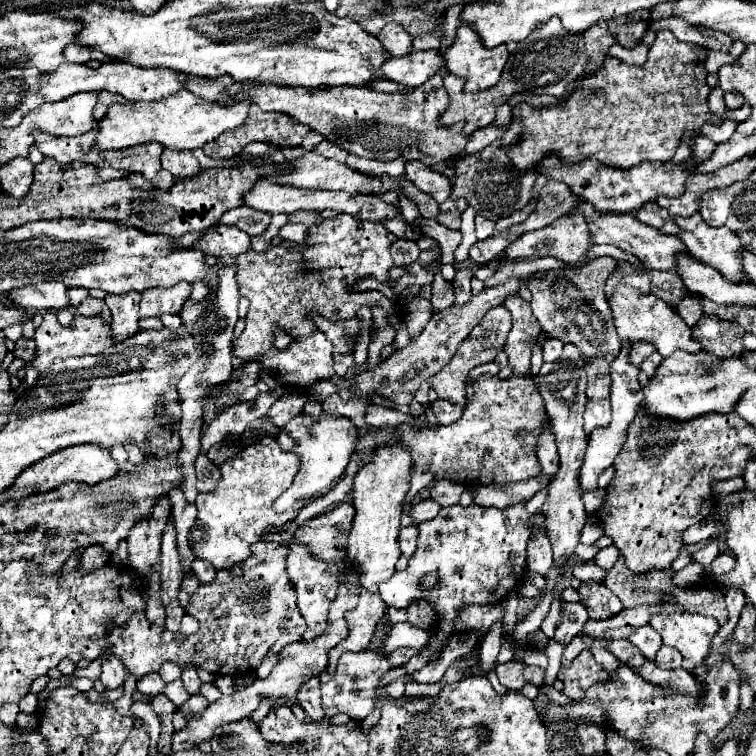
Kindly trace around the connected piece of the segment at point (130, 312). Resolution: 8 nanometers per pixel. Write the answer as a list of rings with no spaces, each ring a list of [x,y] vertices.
[[[128,292],[124,296],[108,294],[104,302],[112,310],[112,332],[116,342],[134,336],[138,332],[138,320],[140,320],[138,314],[140,294],[138,292]]]

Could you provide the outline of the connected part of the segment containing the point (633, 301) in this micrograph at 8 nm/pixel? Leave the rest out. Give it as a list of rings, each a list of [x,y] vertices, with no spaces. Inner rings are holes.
[[[618,284],[614,288],[614,294],[608,298],[610,302],[610,314],[616,326],[616,332],[620,338],[628,338],[628,340],[638,340],[638,342],[650,342],[656,346],[656,350],[662,356],[668,356],[676,350],[684,350],[684,352],[700,352],[700,342],[694,342],[690,336],[690,328],[686,326],[686,322],[676,314],[674,308],[670,308],[664,300],[656,298],[654,294],[640,294],[638,288],[626,286],[626,284]]]

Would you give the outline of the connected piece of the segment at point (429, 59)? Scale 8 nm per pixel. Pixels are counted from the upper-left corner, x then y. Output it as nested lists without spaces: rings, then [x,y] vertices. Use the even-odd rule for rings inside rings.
[[[420,50],[402,58],[390,58],[380,68],[386,80],[406,86],[422,86],[428,78],[444,68],[444,58],[438,50]]]

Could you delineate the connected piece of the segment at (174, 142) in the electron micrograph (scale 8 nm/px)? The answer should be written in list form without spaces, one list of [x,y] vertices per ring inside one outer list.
[[[180,90],[158,102],[132,102],[112,104],[108,116],[98,122],[96,150],[120,150],[144,142],[160,142],[168,150],[196,150],[208,142],[214,142],[224,130],[232,130],[244,124],[250,110],[250,102],[238,102],[224,106],[220,102],[208,102],[188,90]]]

